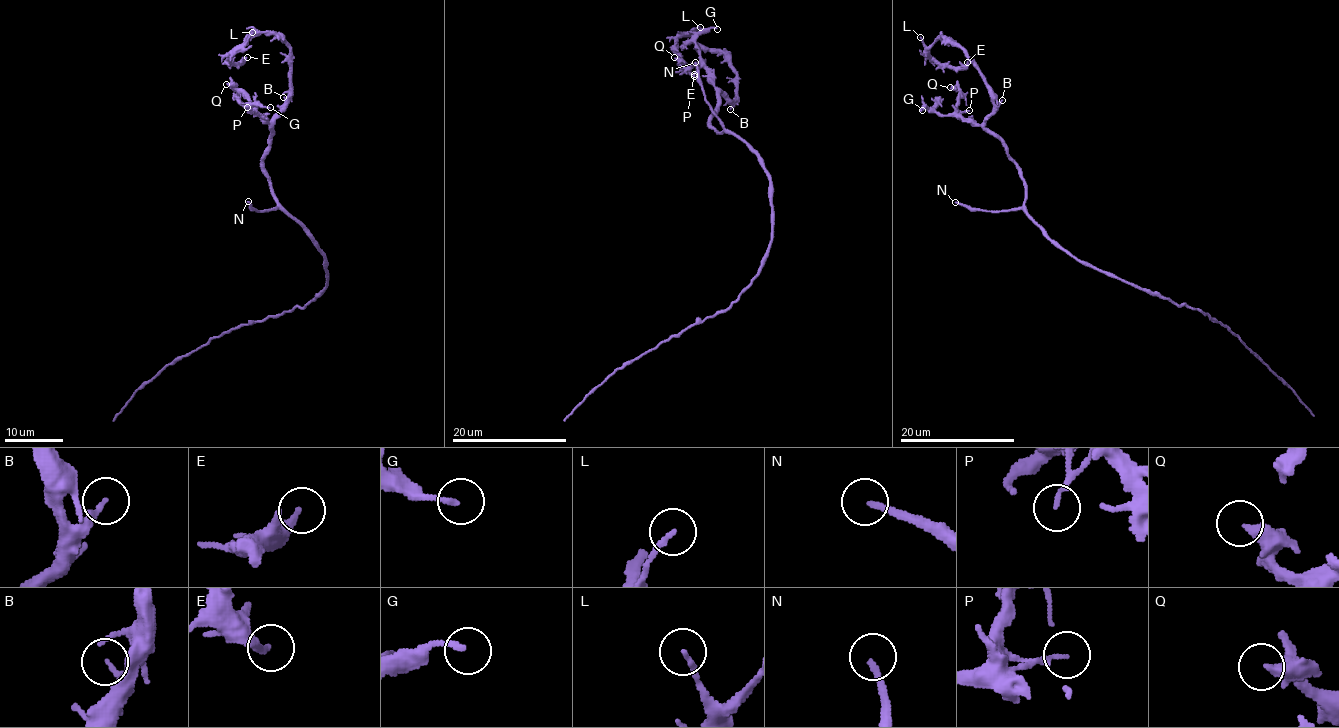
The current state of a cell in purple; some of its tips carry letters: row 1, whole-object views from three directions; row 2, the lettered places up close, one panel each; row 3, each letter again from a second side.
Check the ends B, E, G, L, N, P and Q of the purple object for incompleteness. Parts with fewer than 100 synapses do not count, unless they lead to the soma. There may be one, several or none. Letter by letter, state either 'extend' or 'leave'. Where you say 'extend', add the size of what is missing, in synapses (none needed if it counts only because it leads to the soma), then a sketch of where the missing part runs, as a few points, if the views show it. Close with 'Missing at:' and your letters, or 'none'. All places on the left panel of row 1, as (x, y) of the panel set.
B: leave
E: leave
G: leave
L: leave
N: extend; about 190 synapses
P: leave
Q: leave
Missing at: N

